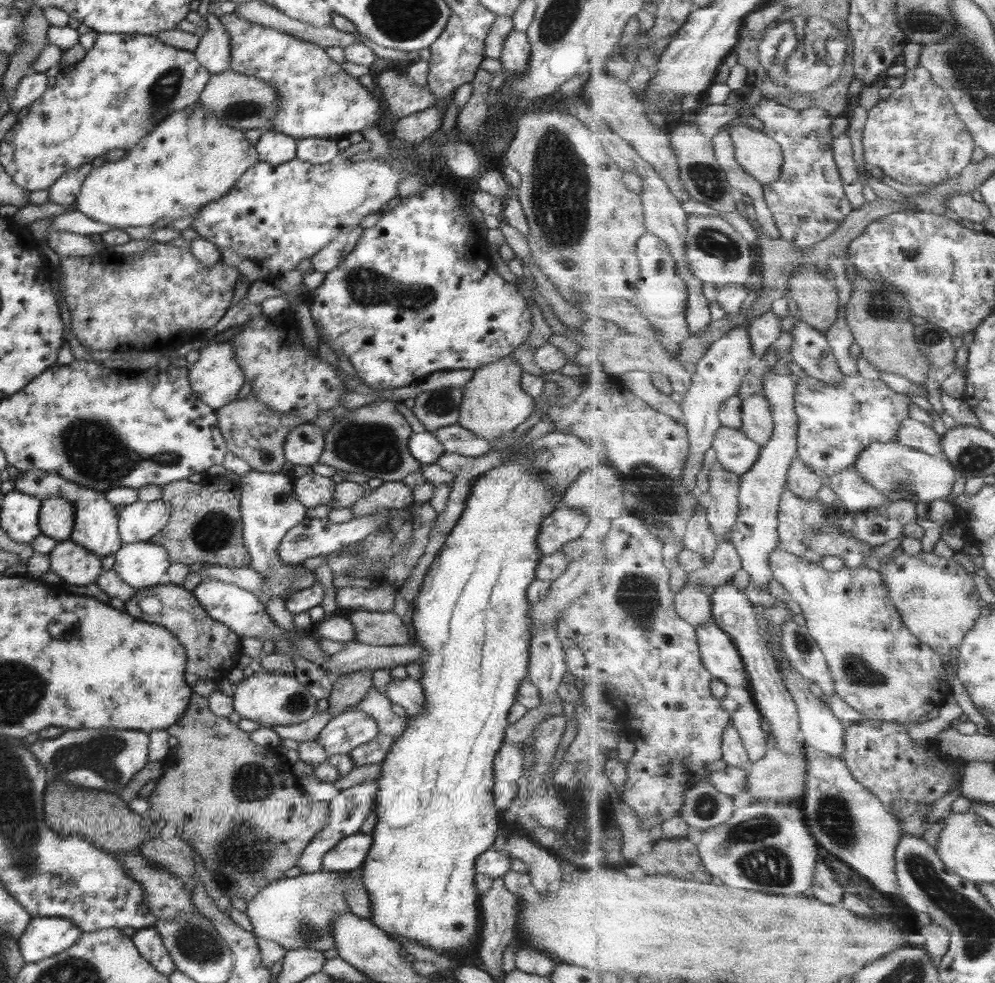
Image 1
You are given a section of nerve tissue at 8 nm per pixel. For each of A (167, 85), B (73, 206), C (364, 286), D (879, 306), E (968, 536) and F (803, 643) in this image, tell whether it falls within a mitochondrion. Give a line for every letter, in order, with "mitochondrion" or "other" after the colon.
A: mitochondrion
B: other
C: mitochondrion
D: mitochondrion
E: other
F: mitochondrion

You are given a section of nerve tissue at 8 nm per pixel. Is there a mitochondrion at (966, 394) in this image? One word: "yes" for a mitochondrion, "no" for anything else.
no

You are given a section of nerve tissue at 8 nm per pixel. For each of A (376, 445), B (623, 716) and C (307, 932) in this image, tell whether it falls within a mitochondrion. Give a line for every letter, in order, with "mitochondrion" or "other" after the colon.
A: mitochondrion
B: other
C: mitochondrion

